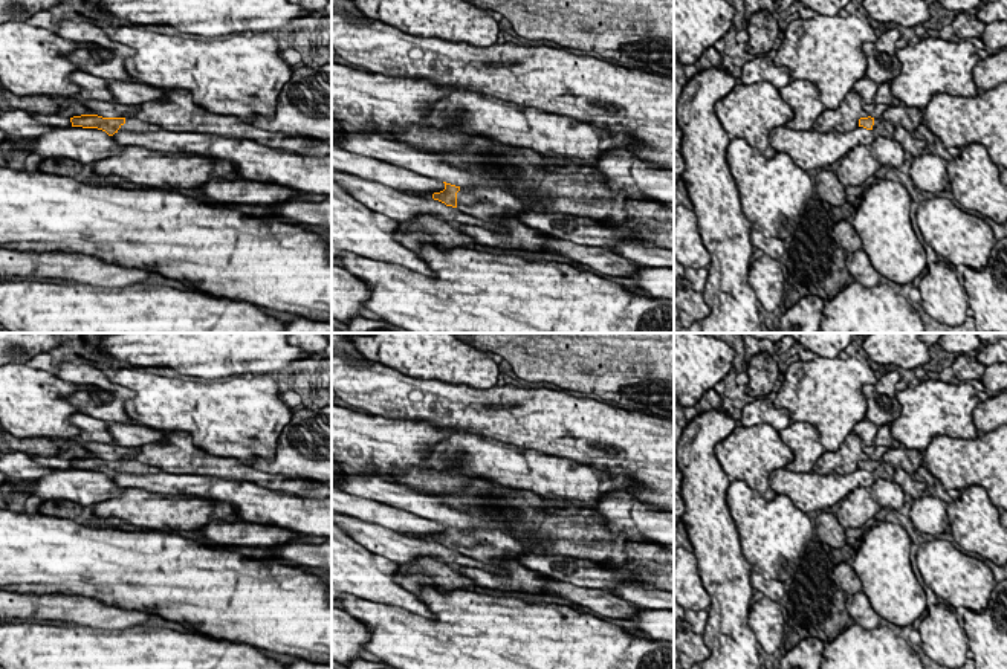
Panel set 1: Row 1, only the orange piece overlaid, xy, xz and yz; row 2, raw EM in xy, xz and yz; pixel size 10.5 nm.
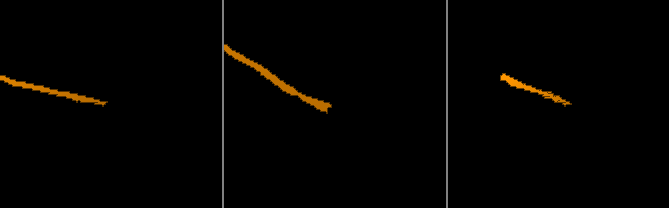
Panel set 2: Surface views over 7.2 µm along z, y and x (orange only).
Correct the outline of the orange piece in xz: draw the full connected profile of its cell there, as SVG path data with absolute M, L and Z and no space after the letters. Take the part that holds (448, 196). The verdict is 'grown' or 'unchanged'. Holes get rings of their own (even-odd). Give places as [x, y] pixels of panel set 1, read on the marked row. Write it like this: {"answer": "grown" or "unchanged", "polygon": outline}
{"answer": "grown", "polygon": "M445 183L445 189L434 192L432 199L445 203L446 206L457 208L458 211L474 215L487 223L504 223L509 218L516 218L524 212L546 212L544 206L526 206L520 199L507 191L495 186L471 186L460 188Z"}

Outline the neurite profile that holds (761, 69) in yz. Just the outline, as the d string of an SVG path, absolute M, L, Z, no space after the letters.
M758 55L741 67L741 82L752 86L756 82L770 82L778 90L792 81L787 67L778 67L767 55Z

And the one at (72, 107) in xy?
M70 98L67 101L60 102L60 110L57 115L35 115L34 119L41 124L49 124L52 127L72 127L70 119L73 116L92 115L81 98Z

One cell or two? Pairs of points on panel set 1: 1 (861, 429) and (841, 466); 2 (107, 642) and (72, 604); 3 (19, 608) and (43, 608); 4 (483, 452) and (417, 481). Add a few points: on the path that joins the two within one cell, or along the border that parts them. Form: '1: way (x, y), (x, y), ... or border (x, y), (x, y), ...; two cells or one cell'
1: way (856, 439), (847, 457); one cell
2: border (72, 623), (97, 628), (130, 626); two cells
3: way (25, 608), (37, 608); one cell
4: border (402, 471), (434, 468), (442, 472); two cells

